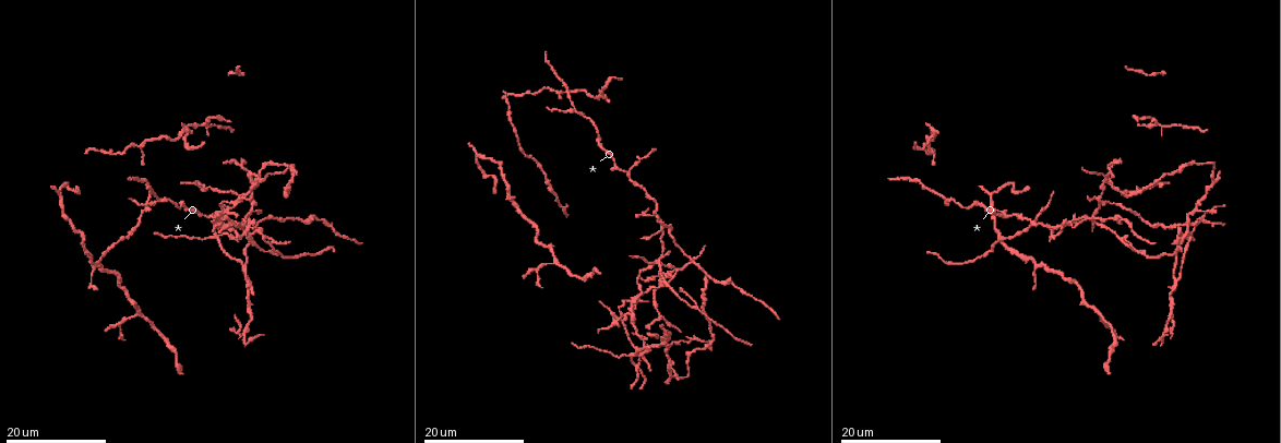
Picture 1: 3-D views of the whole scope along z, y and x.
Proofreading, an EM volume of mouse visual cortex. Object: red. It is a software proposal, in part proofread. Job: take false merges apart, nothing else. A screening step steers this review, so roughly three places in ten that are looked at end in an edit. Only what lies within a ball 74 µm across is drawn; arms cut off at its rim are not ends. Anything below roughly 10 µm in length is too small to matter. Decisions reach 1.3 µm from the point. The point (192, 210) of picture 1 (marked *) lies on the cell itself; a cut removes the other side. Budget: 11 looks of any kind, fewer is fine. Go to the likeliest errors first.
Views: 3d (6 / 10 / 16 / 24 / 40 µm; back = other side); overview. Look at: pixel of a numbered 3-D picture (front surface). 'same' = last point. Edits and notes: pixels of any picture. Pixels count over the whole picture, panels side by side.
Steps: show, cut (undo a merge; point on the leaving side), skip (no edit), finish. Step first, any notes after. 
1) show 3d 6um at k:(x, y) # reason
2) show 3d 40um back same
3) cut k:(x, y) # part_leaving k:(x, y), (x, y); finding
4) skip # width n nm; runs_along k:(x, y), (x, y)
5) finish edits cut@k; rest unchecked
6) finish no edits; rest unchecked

show 3d 24um at 1:(664, 229)

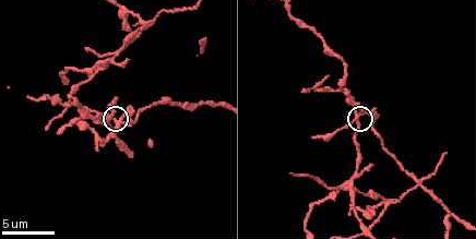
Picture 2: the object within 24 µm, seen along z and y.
show 3d 10um at 2:(360, 114)

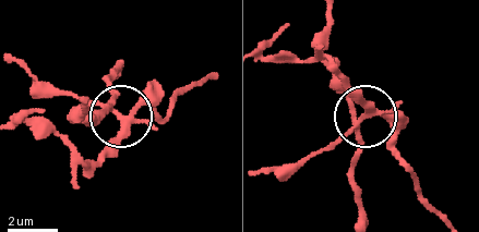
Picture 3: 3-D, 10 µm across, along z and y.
skip # runs_along 3:(325, 16), (338, 90), (363, 114), (405, 120); continuous, no second cell

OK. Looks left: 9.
show 3d 24um at 1:(206, 124) # three-way junction

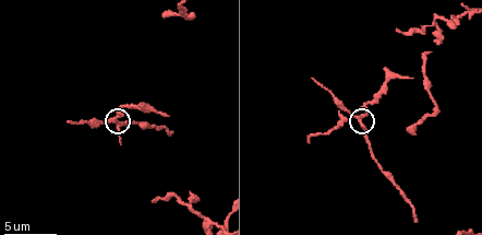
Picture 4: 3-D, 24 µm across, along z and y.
show 3d 6um at 4:(359, 120)

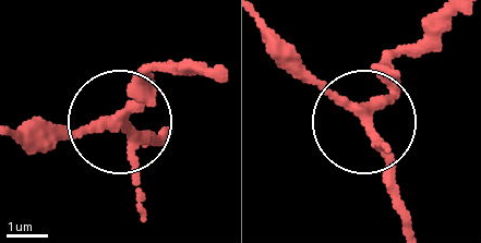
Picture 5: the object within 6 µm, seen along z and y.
skip # continuous, no second cell

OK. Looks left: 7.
show 3d 16um at 1:(141, 145) # arms part here

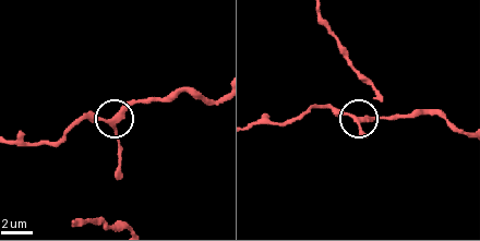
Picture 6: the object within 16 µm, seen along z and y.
show 3d 10um at 6:(109, 119)

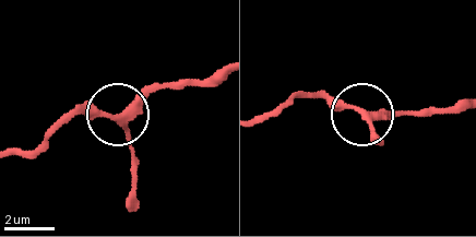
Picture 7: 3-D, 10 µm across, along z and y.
skip # side_arm 13 um; one cell here

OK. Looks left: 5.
show 3d 24um at 1:(187, 133) # thin arm on a thick one

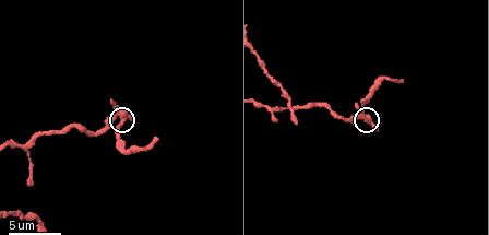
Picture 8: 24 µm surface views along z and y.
show 3d 10um at 8:(123, 116)

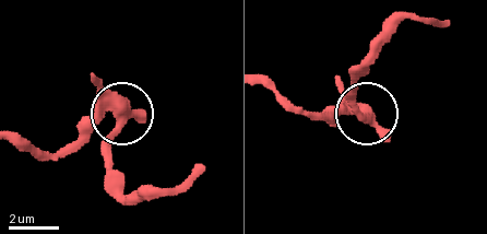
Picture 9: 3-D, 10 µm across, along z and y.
skip # one cell here

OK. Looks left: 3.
show 3d 16um at 1:(311, 216) # thick turns thin

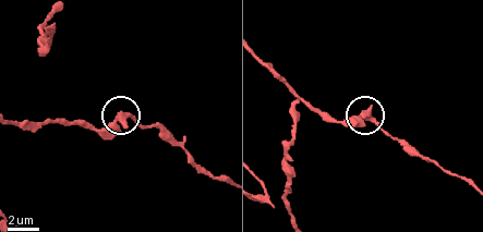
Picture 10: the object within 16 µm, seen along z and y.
show 3d 10um at 10:(371, 116)

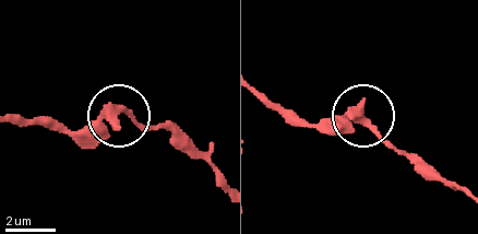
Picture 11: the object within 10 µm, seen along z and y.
skip # continuous, no second cell

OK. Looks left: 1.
finish no edits; rest unchecked

